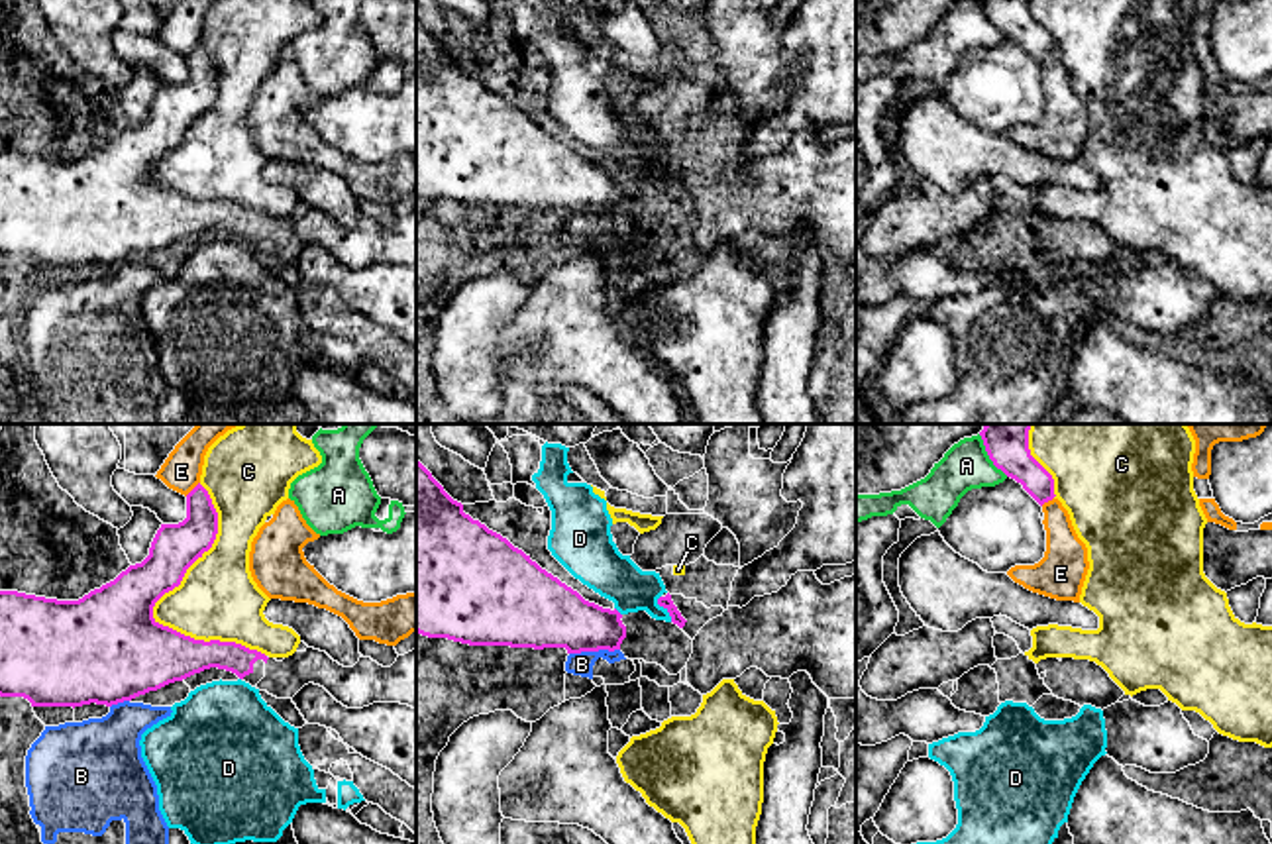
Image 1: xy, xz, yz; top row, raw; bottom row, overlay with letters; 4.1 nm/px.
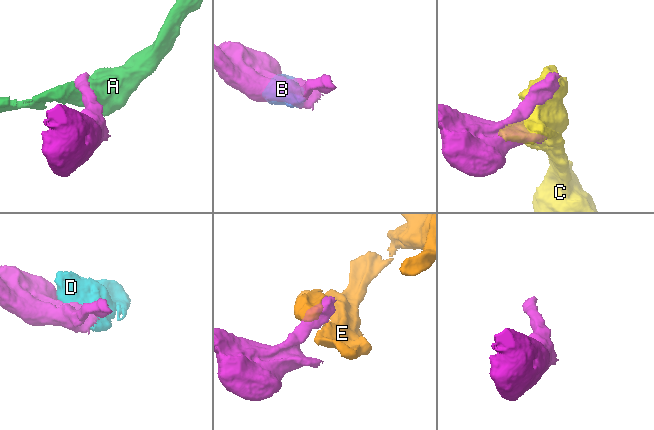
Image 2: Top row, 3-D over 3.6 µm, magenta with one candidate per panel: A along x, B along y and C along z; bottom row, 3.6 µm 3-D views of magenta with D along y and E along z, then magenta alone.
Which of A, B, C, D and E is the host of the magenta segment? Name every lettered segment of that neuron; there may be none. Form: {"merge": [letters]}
{"merge": []}

